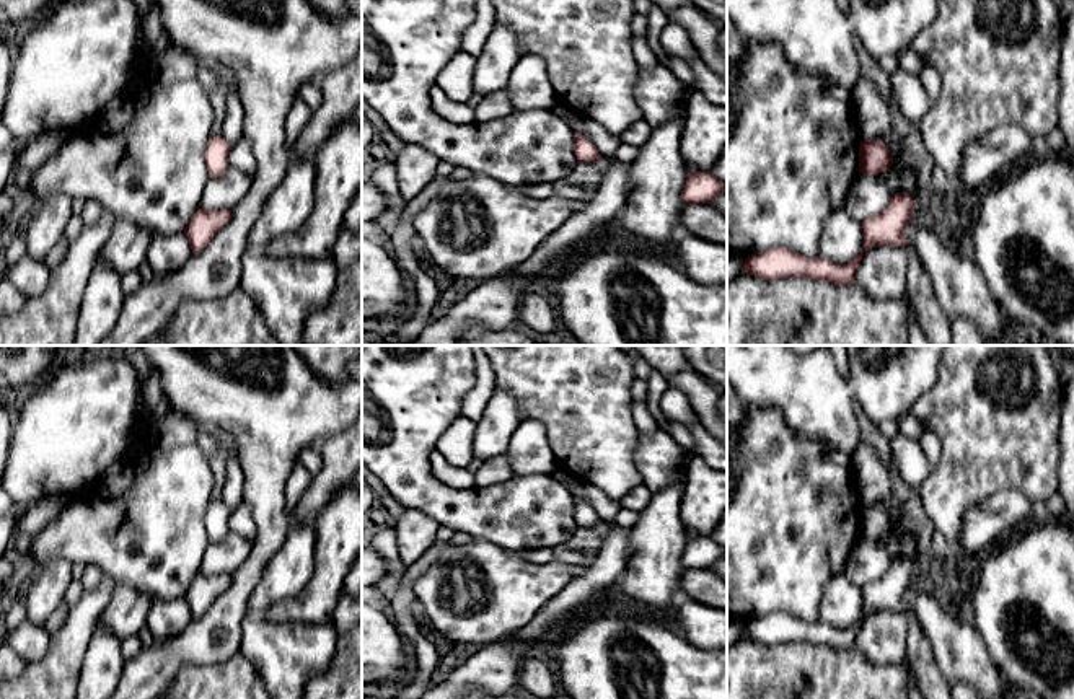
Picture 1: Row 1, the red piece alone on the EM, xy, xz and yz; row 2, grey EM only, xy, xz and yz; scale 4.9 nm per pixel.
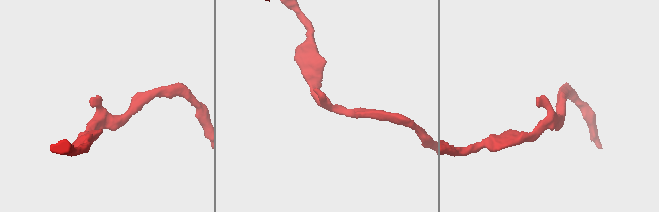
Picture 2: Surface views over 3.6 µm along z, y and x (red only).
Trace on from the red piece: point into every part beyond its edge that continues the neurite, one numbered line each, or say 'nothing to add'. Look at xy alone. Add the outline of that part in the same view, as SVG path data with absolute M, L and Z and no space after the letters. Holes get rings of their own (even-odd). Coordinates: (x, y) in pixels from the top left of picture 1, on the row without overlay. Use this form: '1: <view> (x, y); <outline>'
nothing to add

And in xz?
nothing to add

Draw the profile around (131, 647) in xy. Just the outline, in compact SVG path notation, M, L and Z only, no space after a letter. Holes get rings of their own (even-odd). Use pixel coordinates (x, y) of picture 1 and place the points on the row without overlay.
M130 635L130 637L125 637L124 640L121 640L121 653L125 662L137 657L142 648L143 648L143 645L142 645L139 635Z

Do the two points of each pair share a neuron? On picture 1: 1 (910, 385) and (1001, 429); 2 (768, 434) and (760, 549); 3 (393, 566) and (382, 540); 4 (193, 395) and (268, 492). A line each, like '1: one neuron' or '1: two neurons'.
1: two neurons
2: one neuron
3: one neuron
4: one neuron

